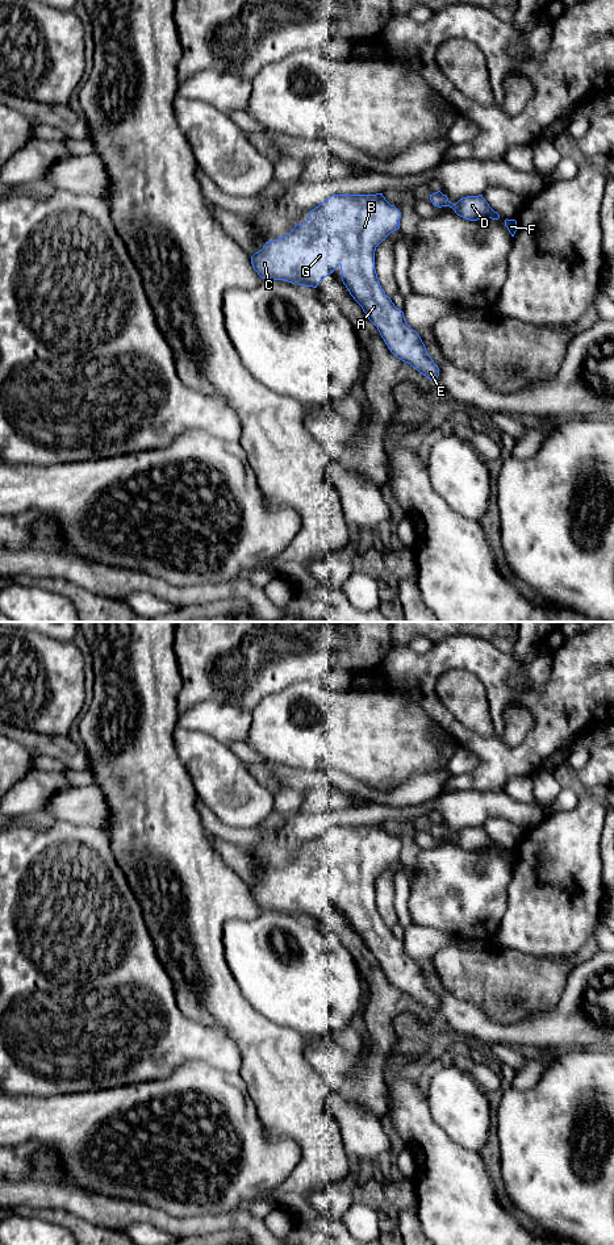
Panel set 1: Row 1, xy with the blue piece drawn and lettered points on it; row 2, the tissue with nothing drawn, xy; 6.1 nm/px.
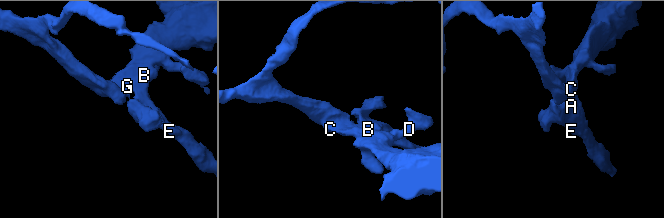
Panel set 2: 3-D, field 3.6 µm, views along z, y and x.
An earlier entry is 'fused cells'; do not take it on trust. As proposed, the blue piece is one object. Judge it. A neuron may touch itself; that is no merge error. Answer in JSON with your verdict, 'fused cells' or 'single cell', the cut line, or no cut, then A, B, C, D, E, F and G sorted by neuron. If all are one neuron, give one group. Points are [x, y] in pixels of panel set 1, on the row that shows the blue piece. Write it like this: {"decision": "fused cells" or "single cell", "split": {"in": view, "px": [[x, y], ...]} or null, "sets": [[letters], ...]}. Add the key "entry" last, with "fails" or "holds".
{"decision": "single cell", "split": null, "sets": [["A", "B", "C", "D", "E", "F", "G"]], "entry": "fails"}

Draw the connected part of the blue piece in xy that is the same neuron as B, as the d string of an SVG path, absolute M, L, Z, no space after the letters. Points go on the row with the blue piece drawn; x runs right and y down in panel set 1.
M383 193L333 195L308 213L305 223L297 223L287 235L266 242L251 256L251 264L262 279L313 288L339 266L343 284L377 327L390 352L435 381L439 376L438 365L429 356L421 337L406 323L404 312L385 294L375 270L376 247L400 229L400 218L400 210Z

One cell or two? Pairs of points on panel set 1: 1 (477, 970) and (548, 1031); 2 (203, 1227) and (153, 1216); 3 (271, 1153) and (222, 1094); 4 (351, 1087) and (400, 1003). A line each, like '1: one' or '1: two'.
1: two
2: one
3: one
4: one

